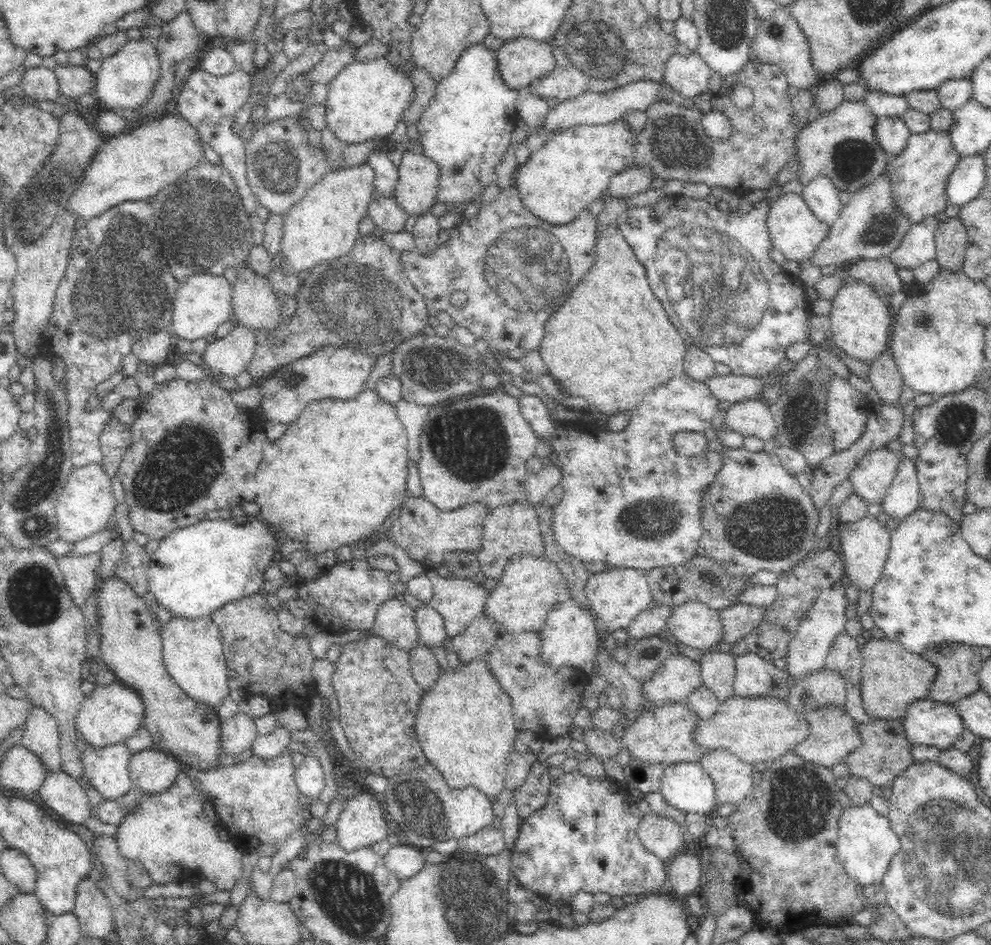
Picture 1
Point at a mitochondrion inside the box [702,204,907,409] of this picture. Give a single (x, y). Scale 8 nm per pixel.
(879, 229)

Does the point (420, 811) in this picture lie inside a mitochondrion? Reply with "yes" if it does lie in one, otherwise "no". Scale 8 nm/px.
yes

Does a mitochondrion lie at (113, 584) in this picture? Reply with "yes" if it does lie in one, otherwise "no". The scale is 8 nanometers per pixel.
no

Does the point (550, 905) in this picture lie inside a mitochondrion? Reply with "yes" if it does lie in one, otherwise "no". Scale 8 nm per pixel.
no

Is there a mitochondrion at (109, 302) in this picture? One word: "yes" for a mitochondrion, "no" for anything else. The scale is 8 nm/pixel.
yes

